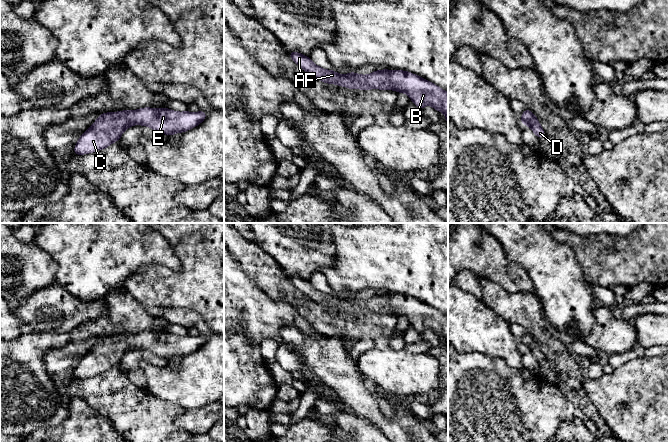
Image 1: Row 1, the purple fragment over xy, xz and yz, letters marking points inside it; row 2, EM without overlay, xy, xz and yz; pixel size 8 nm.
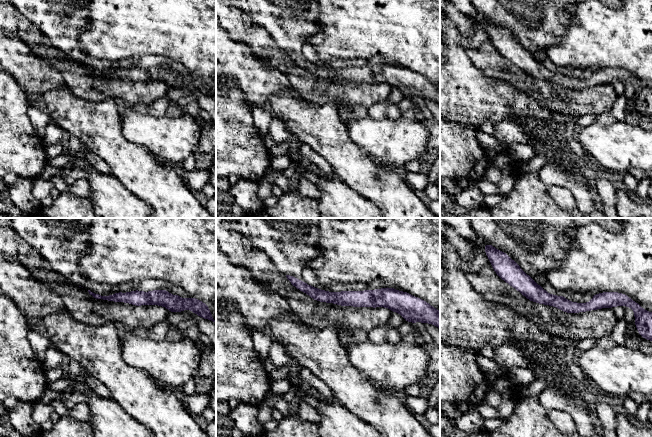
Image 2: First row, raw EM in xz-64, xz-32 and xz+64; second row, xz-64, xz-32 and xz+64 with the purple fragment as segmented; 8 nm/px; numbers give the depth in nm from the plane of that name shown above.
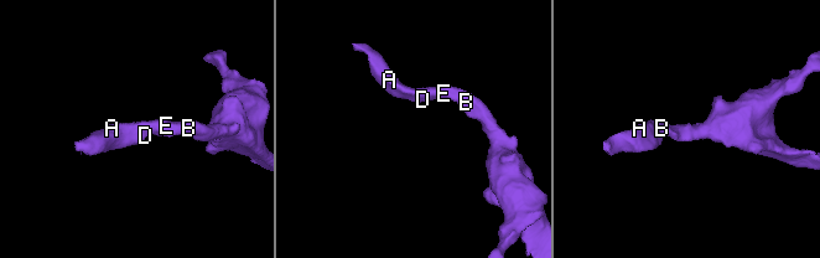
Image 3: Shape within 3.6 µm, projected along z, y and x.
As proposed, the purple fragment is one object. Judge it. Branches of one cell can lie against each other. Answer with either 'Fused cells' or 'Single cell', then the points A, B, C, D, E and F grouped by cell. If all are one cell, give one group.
Single cell. Groups: A B C D E F

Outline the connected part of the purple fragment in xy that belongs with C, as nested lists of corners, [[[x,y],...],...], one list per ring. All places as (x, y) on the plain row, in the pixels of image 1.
[[[144,331],[100,338],[97,344],[80,360],[74,371],[75,379],[84,379],[107,372],[119,365],[123,356],[133,350],[149,350],[171,360],[186,356],[206,343],[206,335],[177,336],[168,332]]]

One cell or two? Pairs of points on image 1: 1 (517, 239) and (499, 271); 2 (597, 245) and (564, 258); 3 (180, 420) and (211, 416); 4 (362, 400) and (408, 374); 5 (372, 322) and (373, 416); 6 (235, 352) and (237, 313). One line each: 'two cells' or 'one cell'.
1: two cells
2: two cells
3: one cell
4: two cells
5: two cells
6: two cells

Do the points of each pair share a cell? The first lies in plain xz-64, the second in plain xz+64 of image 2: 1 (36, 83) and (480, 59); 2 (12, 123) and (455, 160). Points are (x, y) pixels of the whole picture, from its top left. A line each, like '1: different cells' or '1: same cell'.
1: different cells
2: same cell

